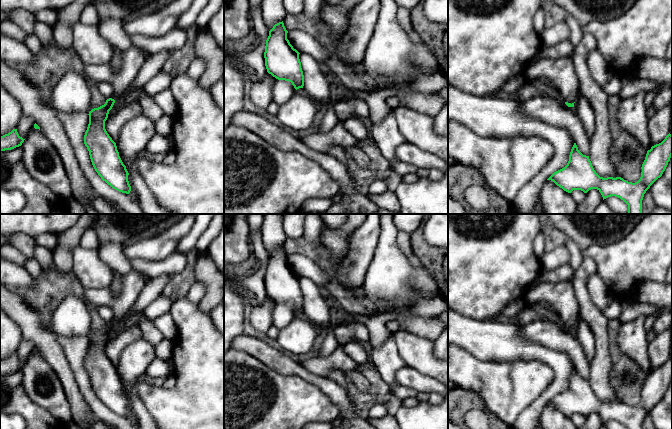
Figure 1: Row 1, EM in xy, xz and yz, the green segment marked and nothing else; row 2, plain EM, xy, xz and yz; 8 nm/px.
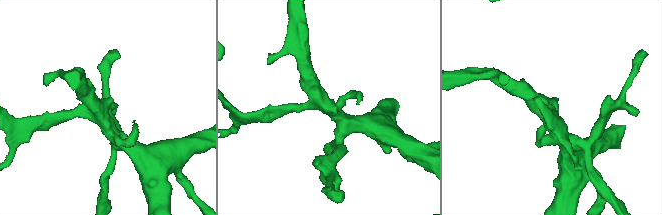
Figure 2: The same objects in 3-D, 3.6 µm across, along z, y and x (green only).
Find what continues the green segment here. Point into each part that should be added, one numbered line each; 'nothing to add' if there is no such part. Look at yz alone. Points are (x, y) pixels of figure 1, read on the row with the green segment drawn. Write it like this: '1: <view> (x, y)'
1: yz (560, 72)

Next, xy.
1: xy (132, 59)

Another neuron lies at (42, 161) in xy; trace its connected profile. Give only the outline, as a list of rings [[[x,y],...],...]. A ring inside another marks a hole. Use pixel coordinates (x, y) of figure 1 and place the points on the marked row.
[[[34,125],[21,145],[22,161],[28,173],[56,195],[73,198],[69,177],[52,143]]]

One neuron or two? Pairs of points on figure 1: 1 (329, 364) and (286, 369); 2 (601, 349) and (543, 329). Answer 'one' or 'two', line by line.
1: two
2: two

